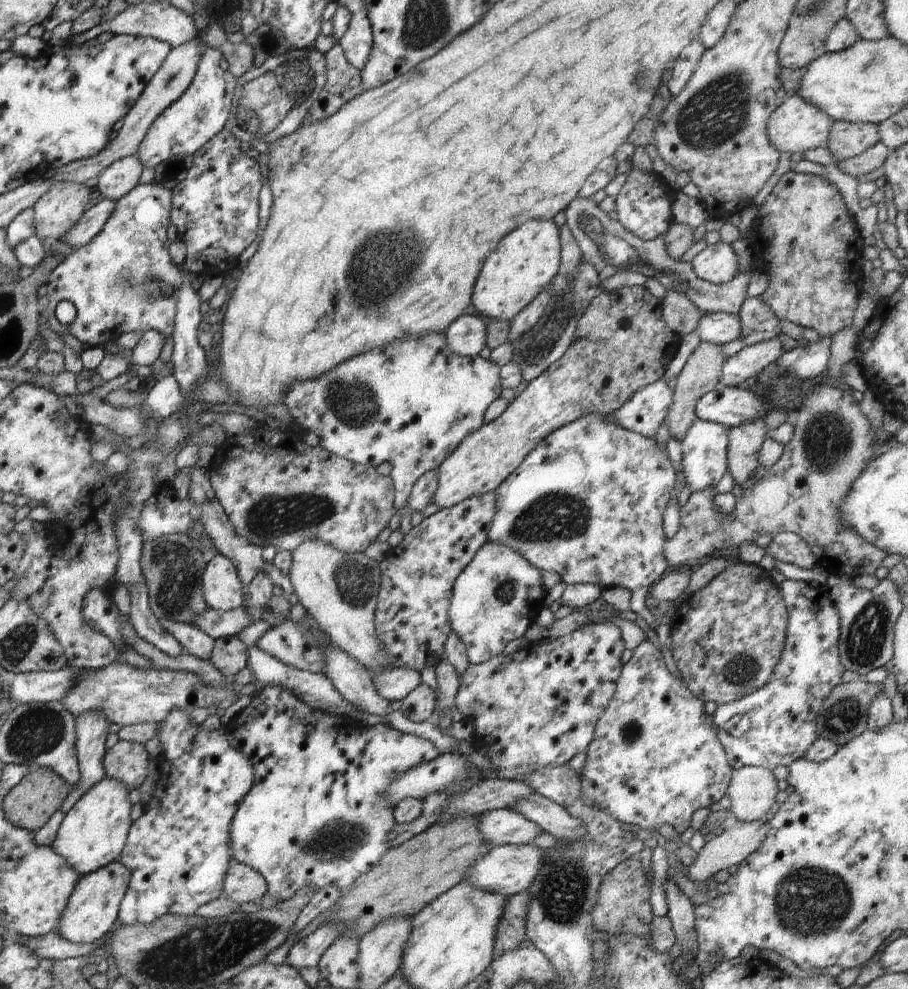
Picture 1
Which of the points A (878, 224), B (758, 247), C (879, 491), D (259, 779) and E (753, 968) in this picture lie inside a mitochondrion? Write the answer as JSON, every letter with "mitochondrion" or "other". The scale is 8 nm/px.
{"A":"other","B":"mitochondrion","C":"other","D":"other","E":"other"}

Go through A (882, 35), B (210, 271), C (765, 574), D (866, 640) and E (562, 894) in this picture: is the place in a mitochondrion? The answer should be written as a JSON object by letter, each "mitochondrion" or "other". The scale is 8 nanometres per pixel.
{"A":"other","B":"other","C":"other","D":"mitochondrion","E":"mitochondrion"}

